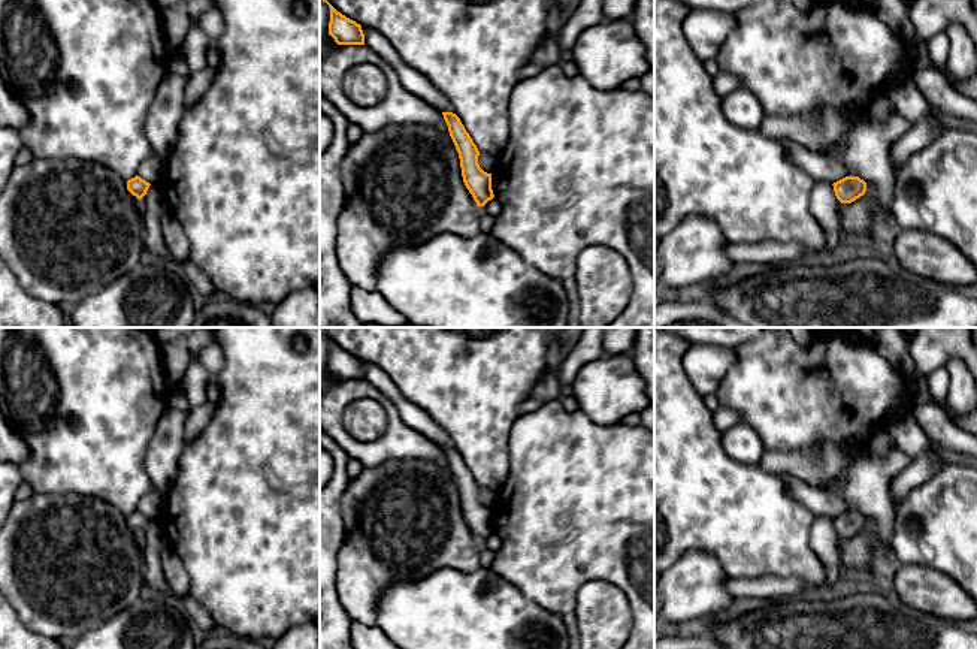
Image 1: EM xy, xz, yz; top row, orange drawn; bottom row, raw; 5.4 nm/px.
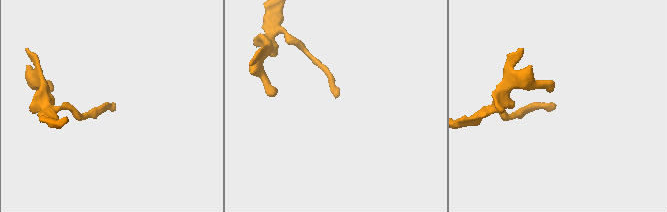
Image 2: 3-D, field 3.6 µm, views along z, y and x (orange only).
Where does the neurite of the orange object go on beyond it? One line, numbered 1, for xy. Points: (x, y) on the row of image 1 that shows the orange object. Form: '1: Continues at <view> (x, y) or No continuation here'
1: No continuation here

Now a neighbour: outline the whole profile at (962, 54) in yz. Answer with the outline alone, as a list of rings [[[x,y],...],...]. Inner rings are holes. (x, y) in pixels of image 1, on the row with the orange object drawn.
[[[950,22],[946,27],[949,37],[947,69],[956,79],[968,79],[977,73],[977,48],[961,22]]]

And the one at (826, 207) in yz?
[[[816,182],[810,196],[810,205],[825,232],[823,251],[832,251],[844,239],[841,233],[841,202],[837,199],[831,182]]]

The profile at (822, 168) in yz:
[[[780,138],[789,162],[808,173],[816,182],[837,182],[850,176],[844,160],[838,156],[826,156],[807,150],[787,138]]]

